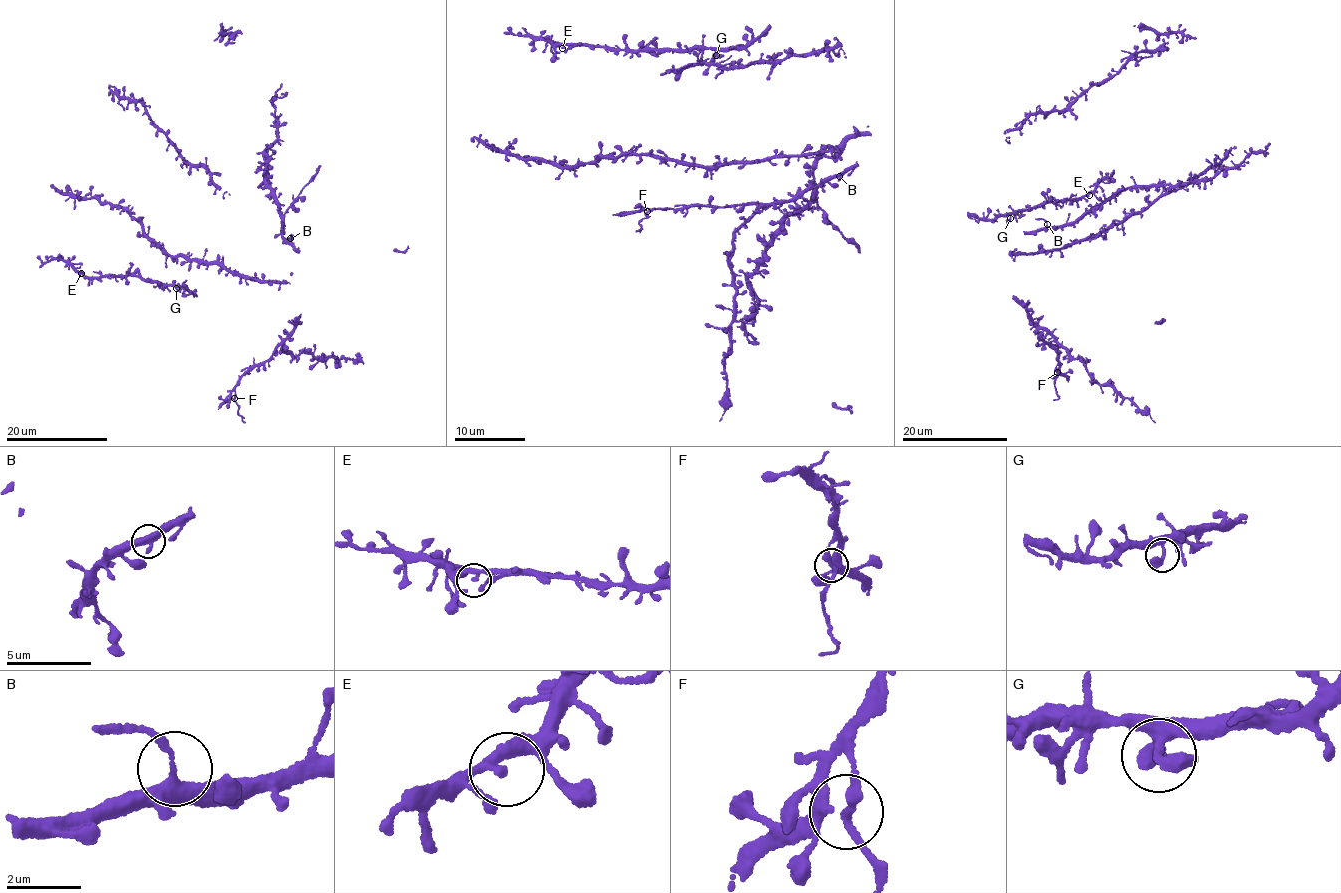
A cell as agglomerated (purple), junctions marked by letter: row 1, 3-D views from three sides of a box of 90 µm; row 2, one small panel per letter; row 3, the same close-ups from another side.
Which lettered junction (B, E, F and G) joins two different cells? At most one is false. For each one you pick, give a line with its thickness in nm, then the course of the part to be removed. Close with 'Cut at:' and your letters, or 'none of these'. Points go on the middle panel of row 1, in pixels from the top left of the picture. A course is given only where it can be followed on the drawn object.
F: calibre 240 nm; course (646, 211), (637, 231), (642, 228)
Cut at: F

